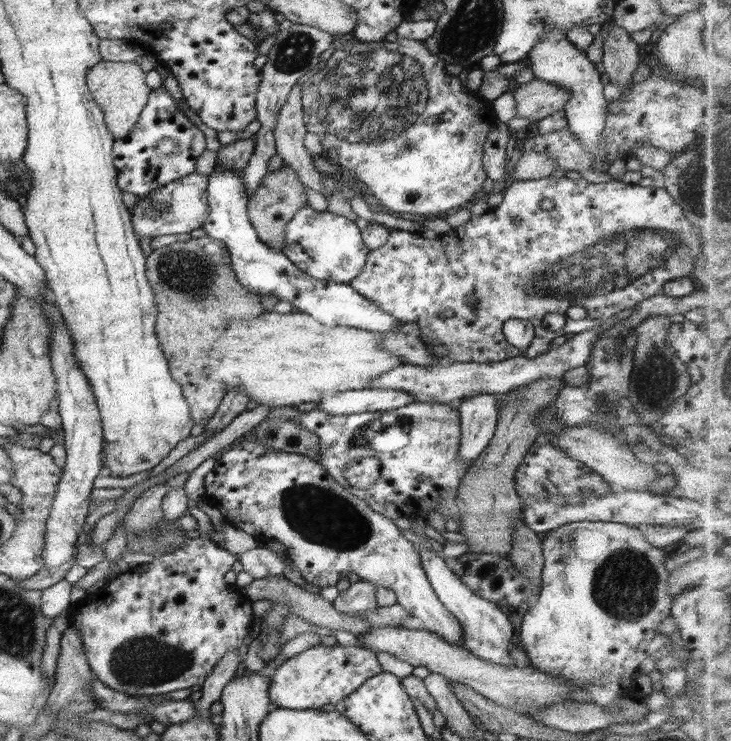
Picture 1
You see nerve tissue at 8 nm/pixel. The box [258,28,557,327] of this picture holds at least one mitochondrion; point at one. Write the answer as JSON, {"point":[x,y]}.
{"point":[374,96]}

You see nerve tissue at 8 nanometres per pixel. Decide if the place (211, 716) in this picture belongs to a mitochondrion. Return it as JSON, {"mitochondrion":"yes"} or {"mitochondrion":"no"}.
{"mitochondrion":"no"}

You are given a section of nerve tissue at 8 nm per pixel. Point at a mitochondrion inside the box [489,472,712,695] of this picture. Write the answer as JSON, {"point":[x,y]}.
{"point":[625,584]}

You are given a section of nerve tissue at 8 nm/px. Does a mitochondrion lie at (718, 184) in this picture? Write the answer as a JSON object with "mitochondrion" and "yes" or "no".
{"mitochondrion":"yes"}

